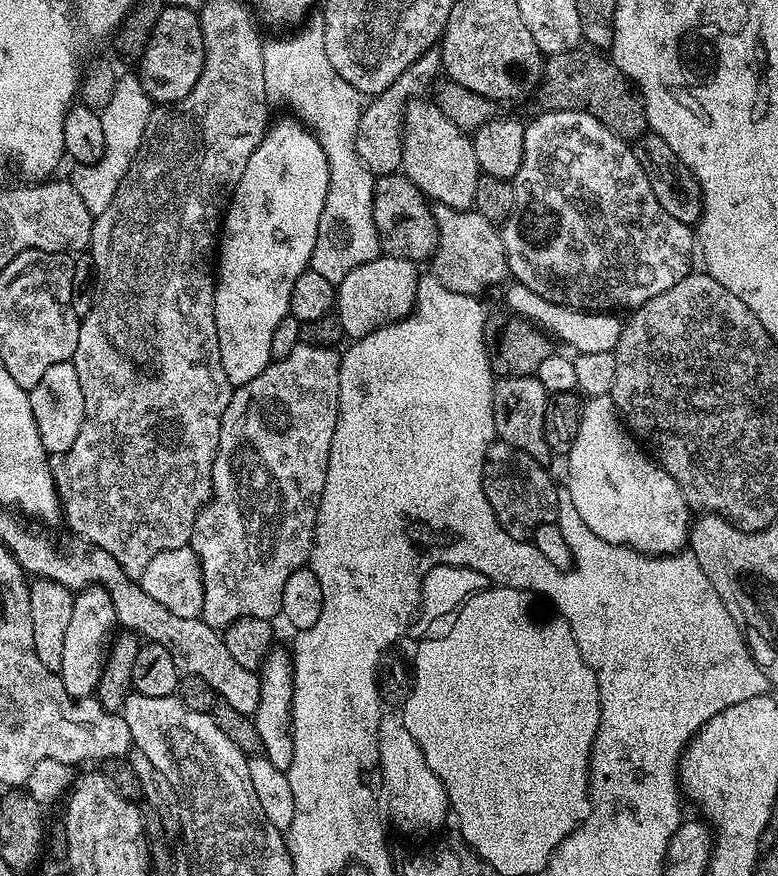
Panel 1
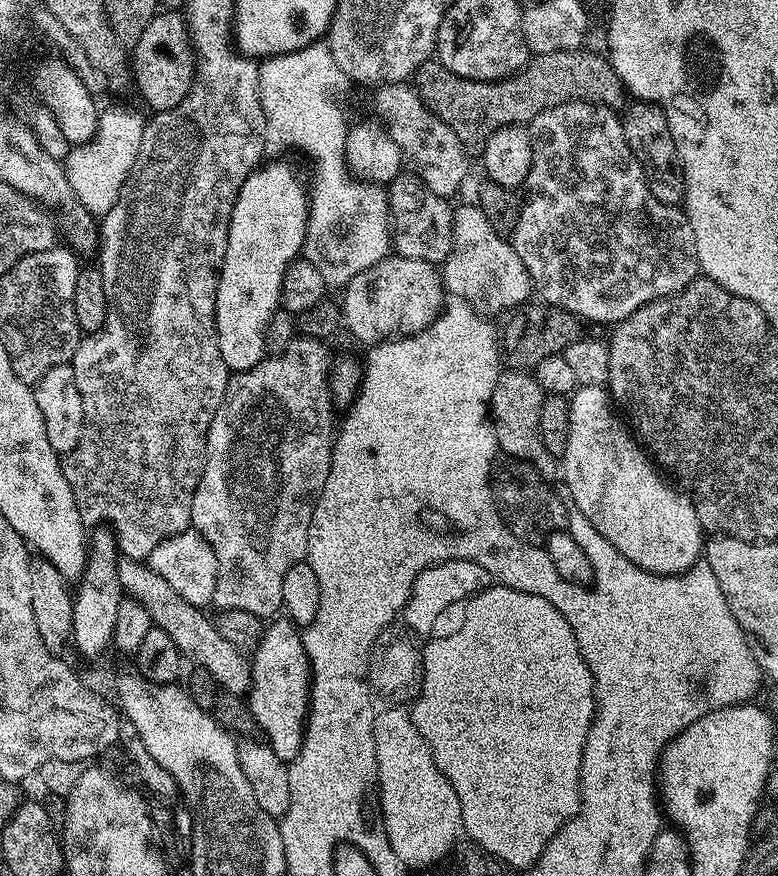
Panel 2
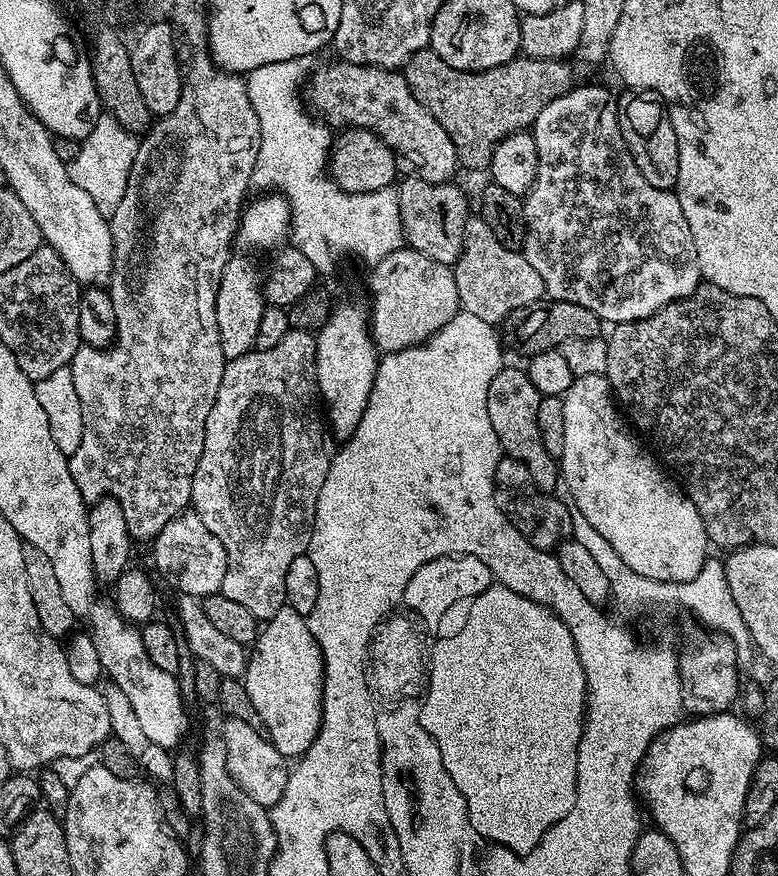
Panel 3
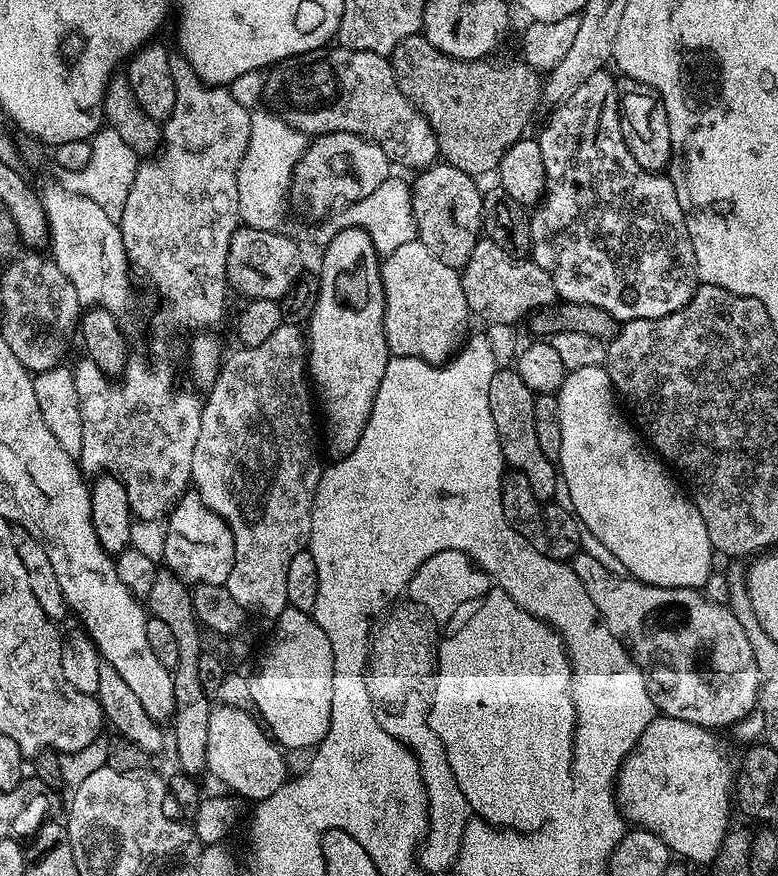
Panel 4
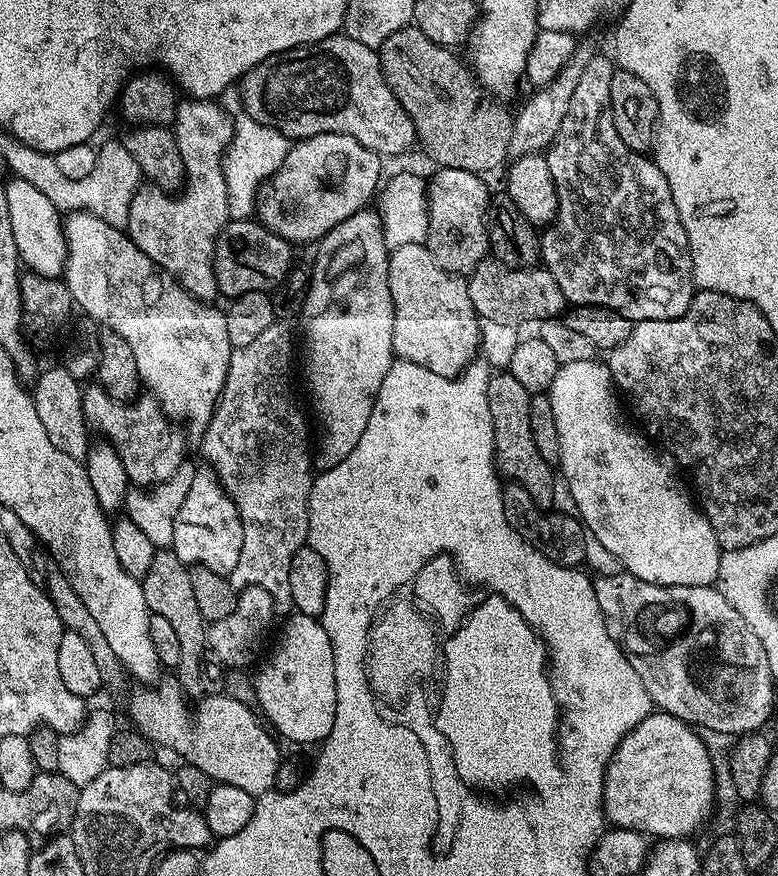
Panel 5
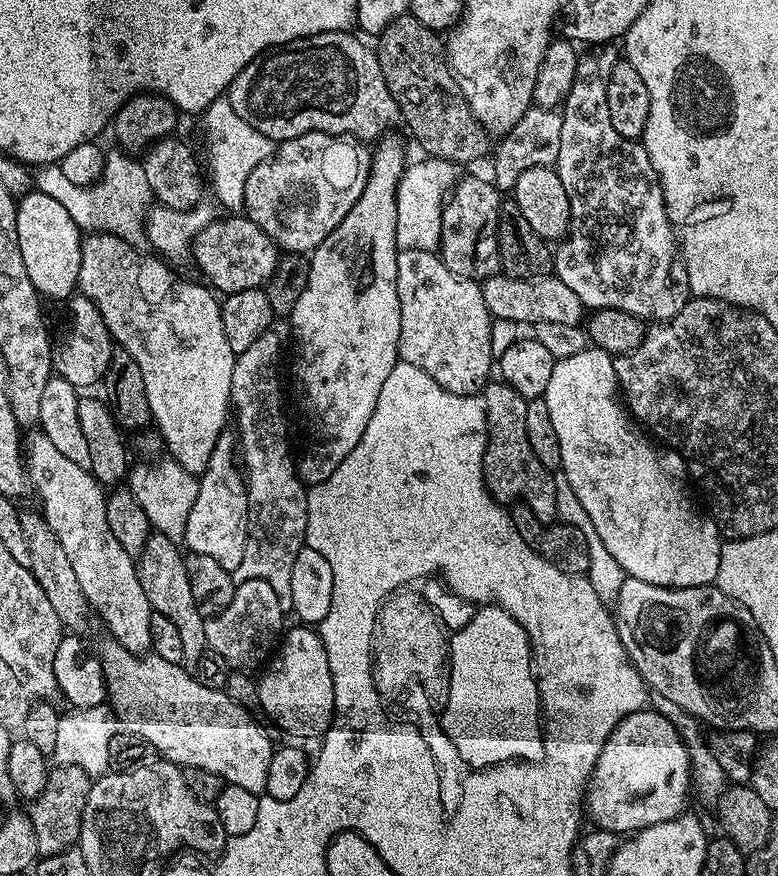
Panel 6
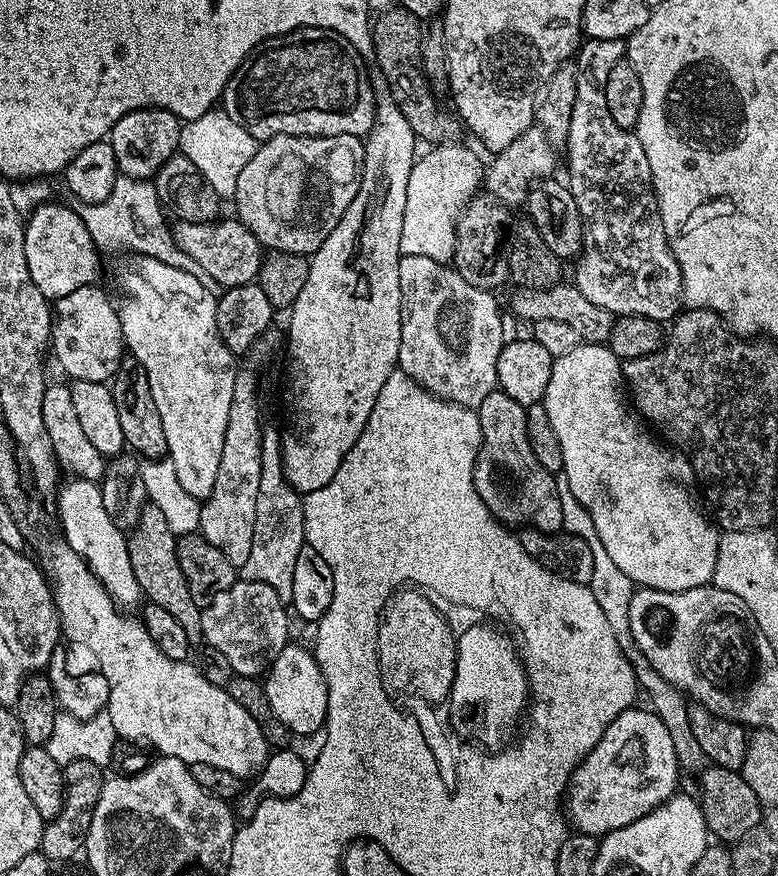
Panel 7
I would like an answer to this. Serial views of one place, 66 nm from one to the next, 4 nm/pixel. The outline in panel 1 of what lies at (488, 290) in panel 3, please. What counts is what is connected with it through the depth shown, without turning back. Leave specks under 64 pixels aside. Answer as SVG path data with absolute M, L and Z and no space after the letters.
M433 203L432 215L438 226L438 242L430 257L430 265L442 286L458 294L479 297L480 292L495 284L503 285L509 279L508 256L504 252L504 241L497 225L482 218L478 211L451 208L445 204Z

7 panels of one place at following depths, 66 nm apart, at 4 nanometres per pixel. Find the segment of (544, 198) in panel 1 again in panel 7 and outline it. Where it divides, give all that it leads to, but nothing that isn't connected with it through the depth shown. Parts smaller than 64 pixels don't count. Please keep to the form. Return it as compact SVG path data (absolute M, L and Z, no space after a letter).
M588 38L581 43L574 57L576 81L574 106L570 110L570 134L566 141L566 183L570 194L574 194L574 202L578 202L578 214L584 227L584 247L575 261L574 283L590 302L602 306L613 317L645 316L651 320L668 322L681 311L684 287L680 267L670 250L666 230L662 226L650 162L646 162L646 150L642 150L642 142L636 137L635 131L618 126L618 122L610 118L610 109L606 106L606 78L625 56L624 40Z

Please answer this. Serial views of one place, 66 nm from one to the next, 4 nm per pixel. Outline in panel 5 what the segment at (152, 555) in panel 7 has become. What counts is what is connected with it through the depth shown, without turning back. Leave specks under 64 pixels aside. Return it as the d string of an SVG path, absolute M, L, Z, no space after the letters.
M158 550L154 554L154 560L150 562L150 570L146 570L142 583L149 612L167 618L172 629L176 631L182 653L174 669L176 683L184 689L185 697L203 697L204 691L200 685L200 679L202 678L202 662L206 659L208 648L208 629L202 618L202 610L198 610L194 590L190 586L189 565L183 564L171 550Z

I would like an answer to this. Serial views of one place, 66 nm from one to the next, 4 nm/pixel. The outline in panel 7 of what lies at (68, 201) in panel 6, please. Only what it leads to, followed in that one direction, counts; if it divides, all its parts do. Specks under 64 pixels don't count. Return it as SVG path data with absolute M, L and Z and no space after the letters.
M120 174L104 202L81 203L78 211L82 222L86 222L86 230L90 230L90 238L94 238L97 248L109 248L112 252L118 251L120 247L129 248L136 256L158 258L158 262L166 262L166 266L178 266L178 270L193 271L191 258L182 254L182 250L178 250L172 240L169 225L160 221L162 205L152 180L139 180Z

